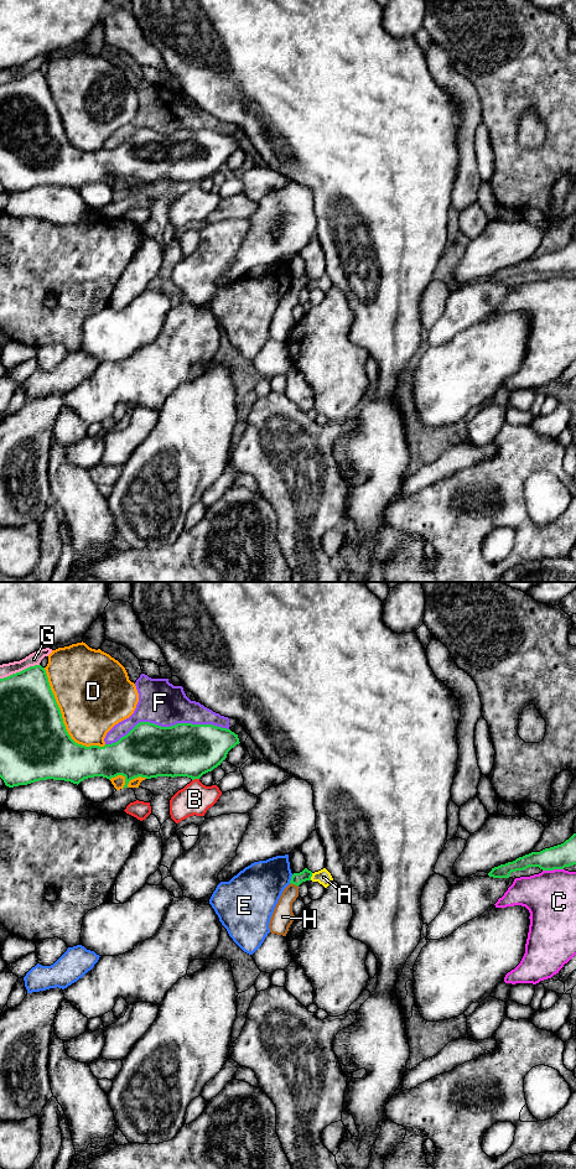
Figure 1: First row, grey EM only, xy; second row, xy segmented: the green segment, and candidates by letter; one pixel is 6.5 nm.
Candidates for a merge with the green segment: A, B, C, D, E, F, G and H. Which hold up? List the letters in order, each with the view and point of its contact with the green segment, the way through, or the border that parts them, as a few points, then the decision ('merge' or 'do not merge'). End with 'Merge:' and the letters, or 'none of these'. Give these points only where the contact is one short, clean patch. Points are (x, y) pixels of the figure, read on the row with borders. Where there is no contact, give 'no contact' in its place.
A: xy (311, 876) | along xy (312, 873), (310, 879) | do not merge
B: xy (195, 778) | do not merge
C: xy (553, 869) | along xy (562, 868), (543, 871) | do not merge
D: xy (62, 718) | do not merge
E: xy (291, 878) | along xy (292, 874), (289, 882) | do not merge
F: xy (166, 727) | do not merge
G: xy (20, 671) | do not merge
H: xy (294, 883) | across xy (297, 878), (294, 883), (285, 902), (283, 916) | merge
Merge: H

